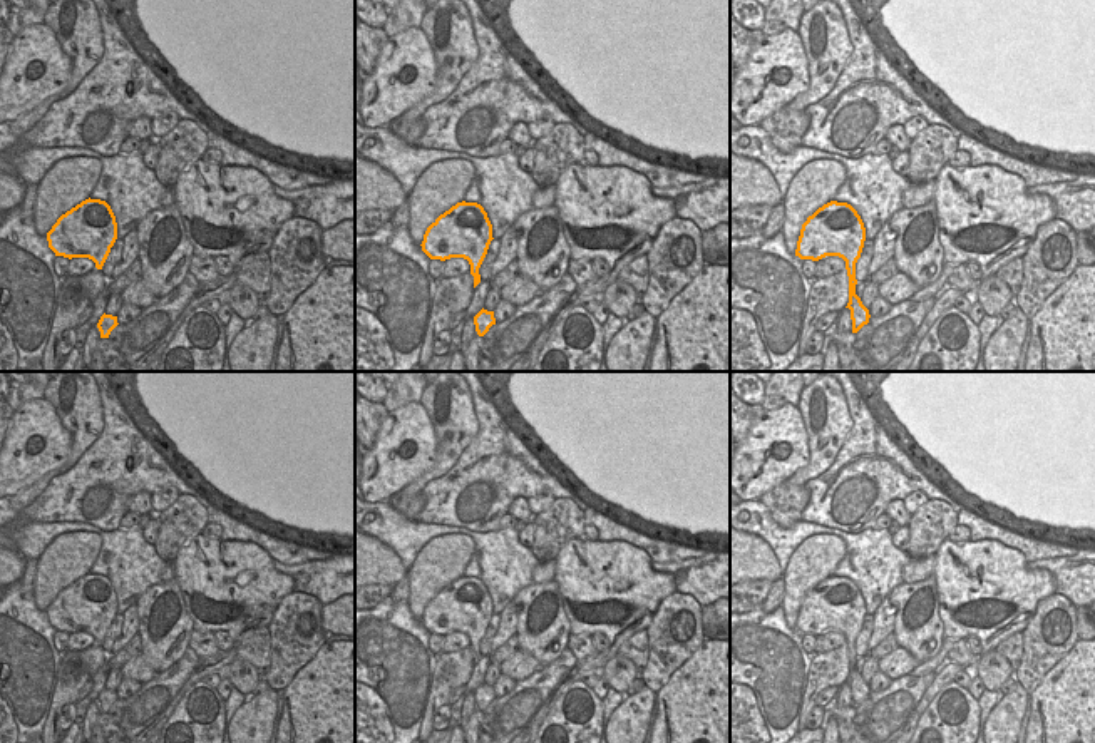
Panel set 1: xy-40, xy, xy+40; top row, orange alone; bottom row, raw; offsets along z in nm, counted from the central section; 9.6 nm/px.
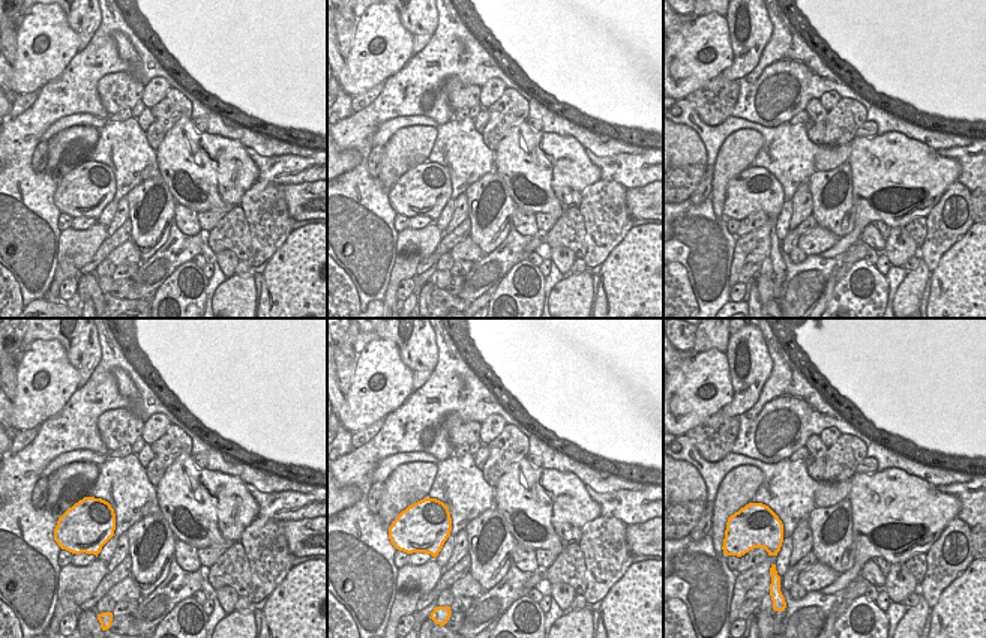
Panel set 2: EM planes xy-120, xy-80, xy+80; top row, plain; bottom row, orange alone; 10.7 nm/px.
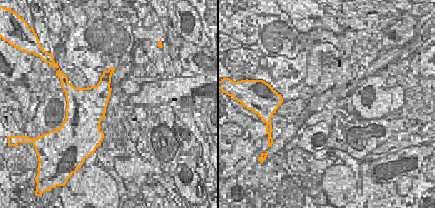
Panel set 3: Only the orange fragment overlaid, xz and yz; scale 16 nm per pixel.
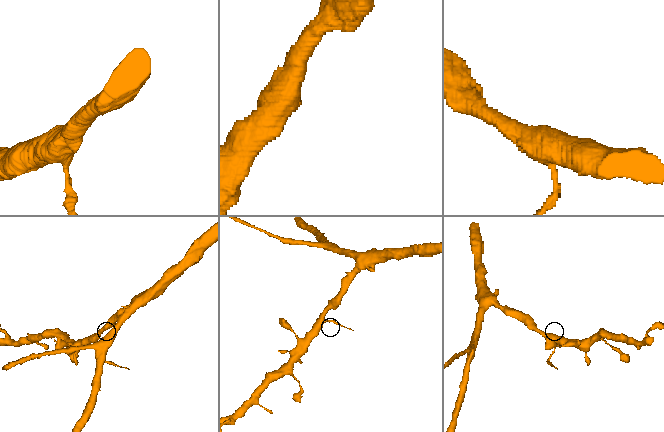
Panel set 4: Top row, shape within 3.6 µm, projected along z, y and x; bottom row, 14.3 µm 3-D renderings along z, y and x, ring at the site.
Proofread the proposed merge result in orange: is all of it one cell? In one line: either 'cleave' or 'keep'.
cleave

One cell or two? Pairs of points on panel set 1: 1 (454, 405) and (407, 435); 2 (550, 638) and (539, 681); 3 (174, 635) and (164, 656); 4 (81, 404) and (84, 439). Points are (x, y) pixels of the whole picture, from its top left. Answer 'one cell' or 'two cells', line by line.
1: two cells
2: two cells
3: one cell
4: one cell

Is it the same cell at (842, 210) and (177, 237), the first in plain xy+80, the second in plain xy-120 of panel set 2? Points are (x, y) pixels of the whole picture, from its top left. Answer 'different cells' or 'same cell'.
different cells

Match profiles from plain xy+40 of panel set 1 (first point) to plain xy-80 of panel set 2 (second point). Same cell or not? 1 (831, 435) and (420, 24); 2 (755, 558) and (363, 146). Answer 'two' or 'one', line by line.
1: one
2: two

